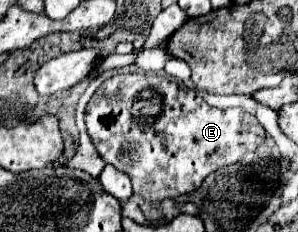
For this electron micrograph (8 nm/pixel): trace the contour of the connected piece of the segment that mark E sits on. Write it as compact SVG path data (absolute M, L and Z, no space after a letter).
M114 75L106 79L90 99L84 113L88 135L98 155L118 171L130 177L134 195L146 203L160 203L162 199L176 199L178 195L200 189L202 181L224 165L238 163L246 153L264 143L264 127L242 109L214 109L202 95L186 85L178 85L172 77L160 75Z

